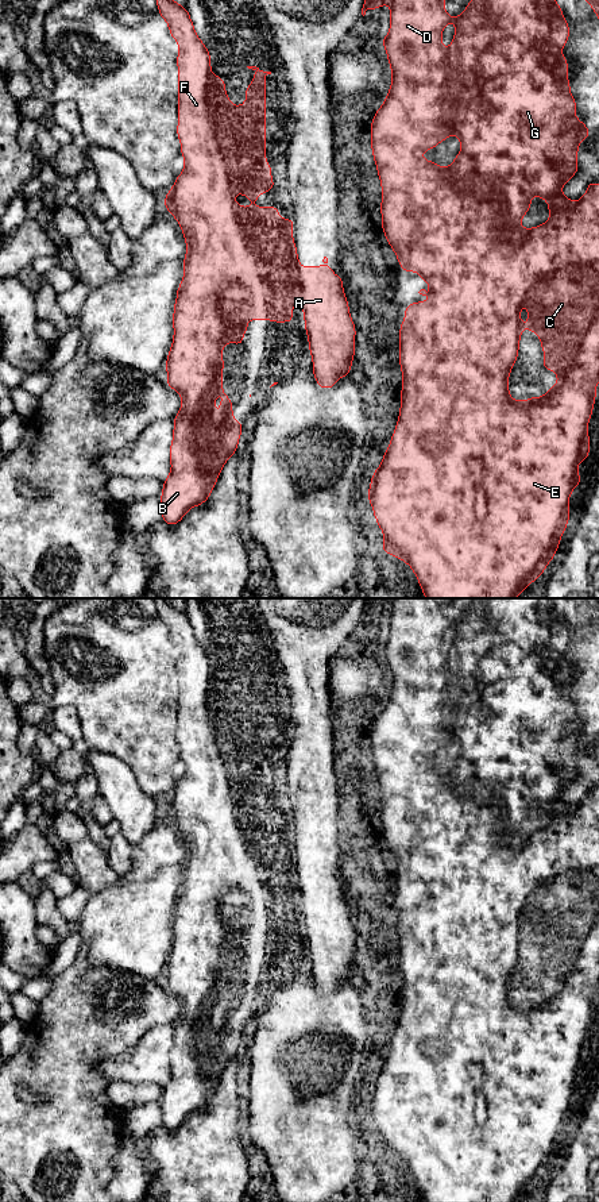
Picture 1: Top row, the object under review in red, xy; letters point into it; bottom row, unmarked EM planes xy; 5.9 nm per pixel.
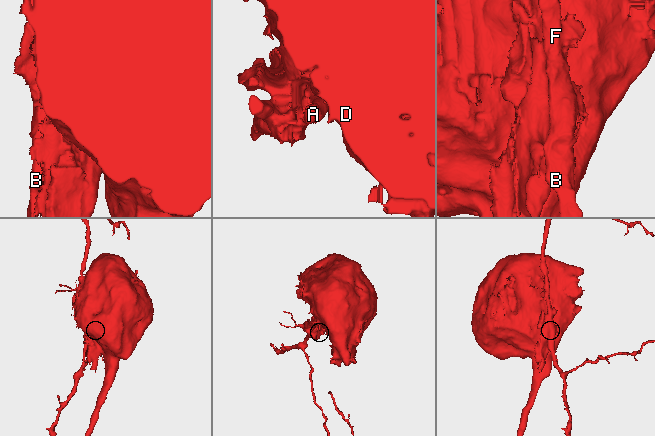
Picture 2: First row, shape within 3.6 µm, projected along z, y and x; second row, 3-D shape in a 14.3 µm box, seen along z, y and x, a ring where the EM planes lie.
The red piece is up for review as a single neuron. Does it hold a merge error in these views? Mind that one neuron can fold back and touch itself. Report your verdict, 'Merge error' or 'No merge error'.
Merge error

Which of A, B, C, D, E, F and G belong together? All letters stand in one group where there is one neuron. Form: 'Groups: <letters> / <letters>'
Groups: A B F / C D E G

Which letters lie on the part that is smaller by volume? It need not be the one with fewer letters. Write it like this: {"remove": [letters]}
{"remove": ["A", "B", "F"]}

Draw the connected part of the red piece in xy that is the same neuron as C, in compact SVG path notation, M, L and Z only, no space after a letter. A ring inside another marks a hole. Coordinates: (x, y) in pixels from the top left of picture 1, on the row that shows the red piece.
M366 0L362 15L383 4L390 5L390 30L380 42L391 68L391 86L371 122L371 149L382 186L382 230L401 270L416 271L422 282L430 284L429 292L418 292L422 296L429 294L430 301L407 304L405 320L399 325L399 366L403 375L399 416L382 463L371 477L368 501L384 535L380 548L411 567L426 598L515 598L542 575L571 520L569 496L583 481L577 465L590 455L588 420L592 417L599 382L599 357L594 355L599 352L599 347L591 340L596 338L599 342L599 185L590 181L584 196L577 201L571 201L561 193L564 184L579 172L579 142L583 138L586 143L590 135L588 127L575 116L576 100L571 95L567 76L568 61L561 54L571 28L556 0L471 0L457 18L444 9L444 0ZM449 22L455 23L456 31L452 45L445 49L441 36ZM451 135L459 138L461 150L448 167L443 169L438 163L421 158L422 151L434 149ZM533 196L548 201L550 219L533 228L521 228L519 223L532 208ZM523 303L527 304L526 325L519 320ZM525 328L540 336L545 354L544 369L553 370L559 378L544 396L527 396L526 402L513 400L509 392L509 375L517 361L521 332Z

